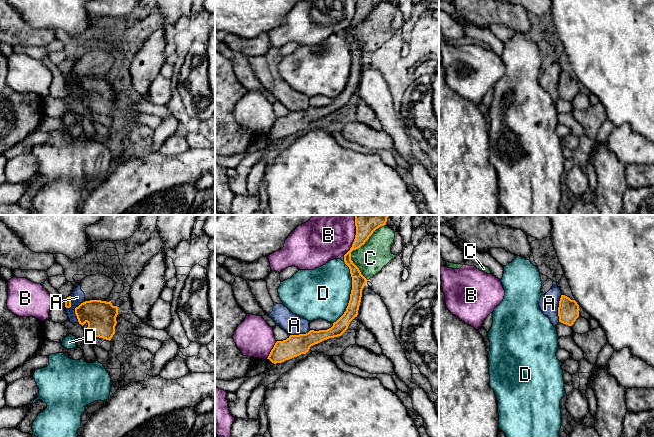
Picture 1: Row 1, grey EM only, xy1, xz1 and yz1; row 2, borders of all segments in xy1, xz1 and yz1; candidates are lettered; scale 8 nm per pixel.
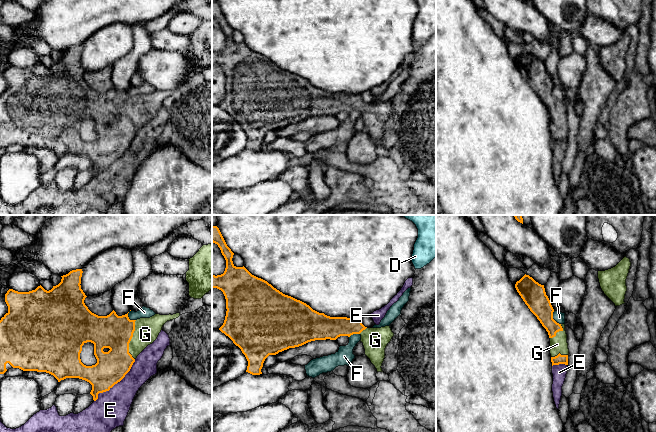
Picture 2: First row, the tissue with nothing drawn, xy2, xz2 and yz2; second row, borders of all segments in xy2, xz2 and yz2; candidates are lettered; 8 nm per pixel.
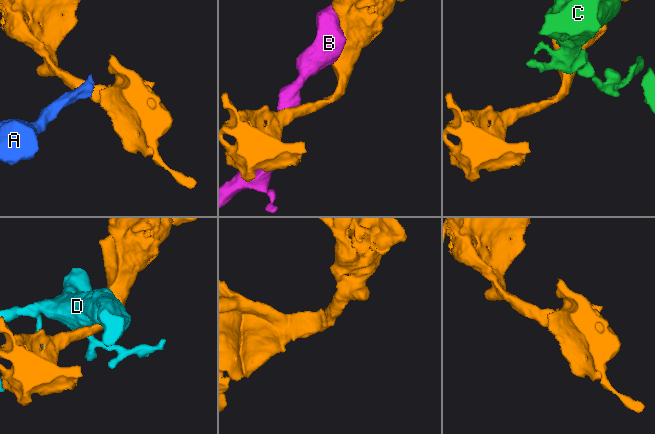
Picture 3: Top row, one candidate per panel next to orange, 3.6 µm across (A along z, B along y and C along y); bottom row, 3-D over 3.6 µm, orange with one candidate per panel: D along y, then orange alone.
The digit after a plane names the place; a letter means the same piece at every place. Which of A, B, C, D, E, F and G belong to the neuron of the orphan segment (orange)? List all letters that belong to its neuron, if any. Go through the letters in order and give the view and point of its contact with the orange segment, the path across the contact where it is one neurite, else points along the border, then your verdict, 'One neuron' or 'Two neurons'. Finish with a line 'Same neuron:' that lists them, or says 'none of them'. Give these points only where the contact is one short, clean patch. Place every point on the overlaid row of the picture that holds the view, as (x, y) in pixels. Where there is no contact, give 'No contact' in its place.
A: Touches orange at yz1 (558, 308). Boundary: yz1 (561, 294), (558, 307), (558, 321). Two neurons
B: Touches orange at xz1 (355, 235). Two neurons
C: Touches orange at xz1 (355, 249). Two neurons
D: Touches orange at xz1 (351, 292). Two neurons
E: Touches orange at xy2 (116, 383). Two neurons
F: Touches orange at yz2 (552, 318). Two neurons
G: Touches orange at xy2 (130, 340). Path across: xy2 (115, 332), (130, 340), (135, 335), (147, 330). One neuron
Same neuron: G

